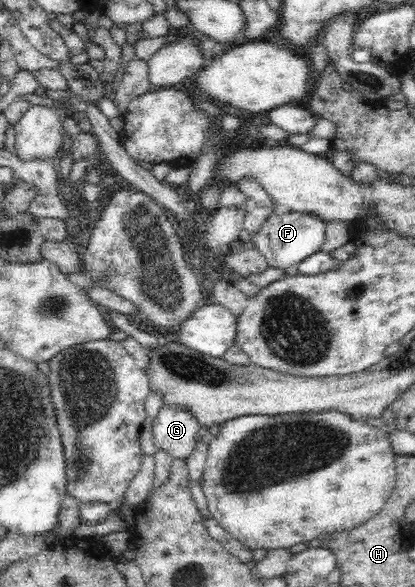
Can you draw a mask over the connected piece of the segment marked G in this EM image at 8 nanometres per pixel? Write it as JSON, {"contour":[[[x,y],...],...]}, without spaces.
{"contour":[[[164,406],[152,421],[152,437],[157,451],[169,453],[173,459],[185,460],[205,434],[189,409]]]}

